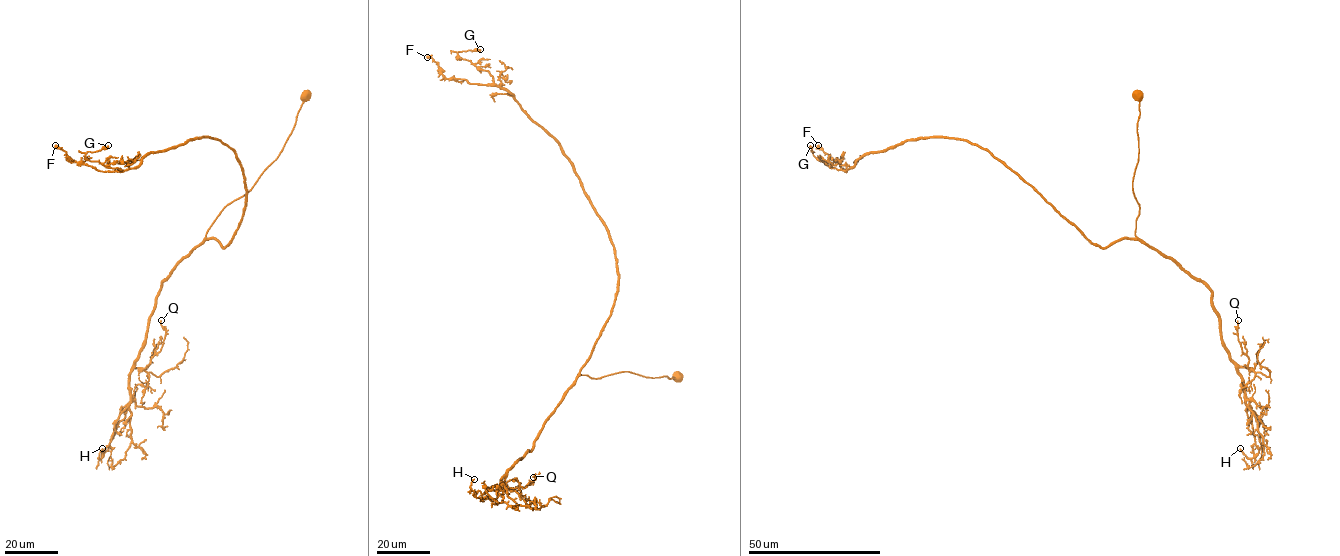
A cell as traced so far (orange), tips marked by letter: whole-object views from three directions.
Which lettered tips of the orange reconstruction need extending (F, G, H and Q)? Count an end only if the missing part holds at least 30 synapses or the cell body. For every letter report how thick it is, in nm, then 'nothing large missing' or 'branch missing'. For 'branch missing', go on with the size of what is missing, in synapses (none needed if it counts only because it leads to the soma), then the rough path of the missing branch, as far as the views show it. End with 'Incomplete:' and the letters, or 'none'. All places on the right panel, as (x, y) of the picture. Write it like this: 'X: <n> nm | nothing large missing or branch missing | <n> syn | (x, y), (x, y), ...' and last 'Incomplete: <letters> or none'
F: 500 nm | nothing large missing
G: 240 nm | nothing large missing
H: 220 nm | nothing large missing
Q: 110 nm | nothing large missing
Incomplete: none

